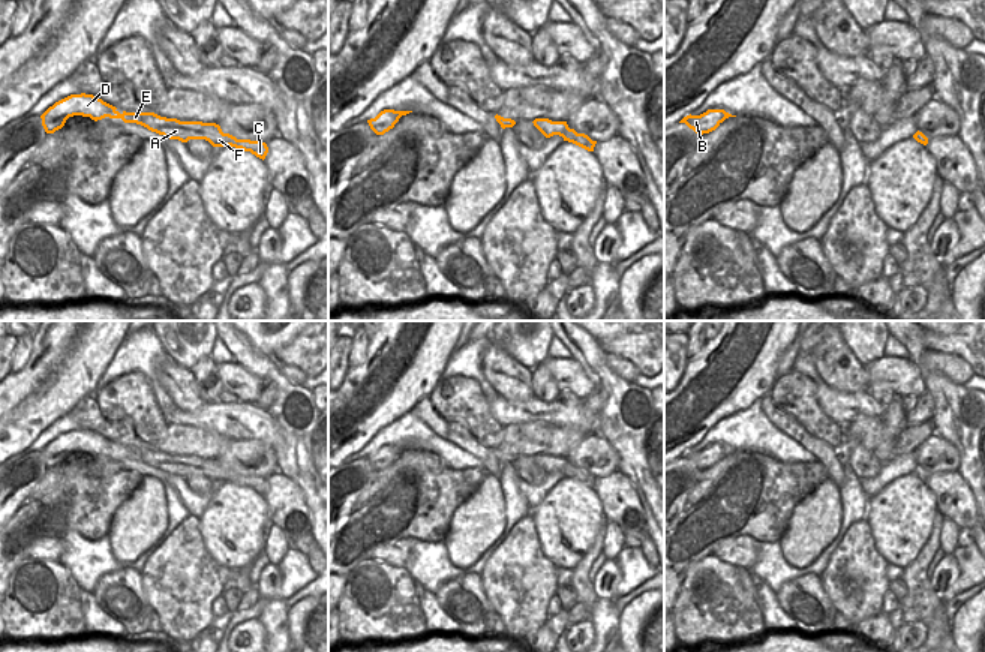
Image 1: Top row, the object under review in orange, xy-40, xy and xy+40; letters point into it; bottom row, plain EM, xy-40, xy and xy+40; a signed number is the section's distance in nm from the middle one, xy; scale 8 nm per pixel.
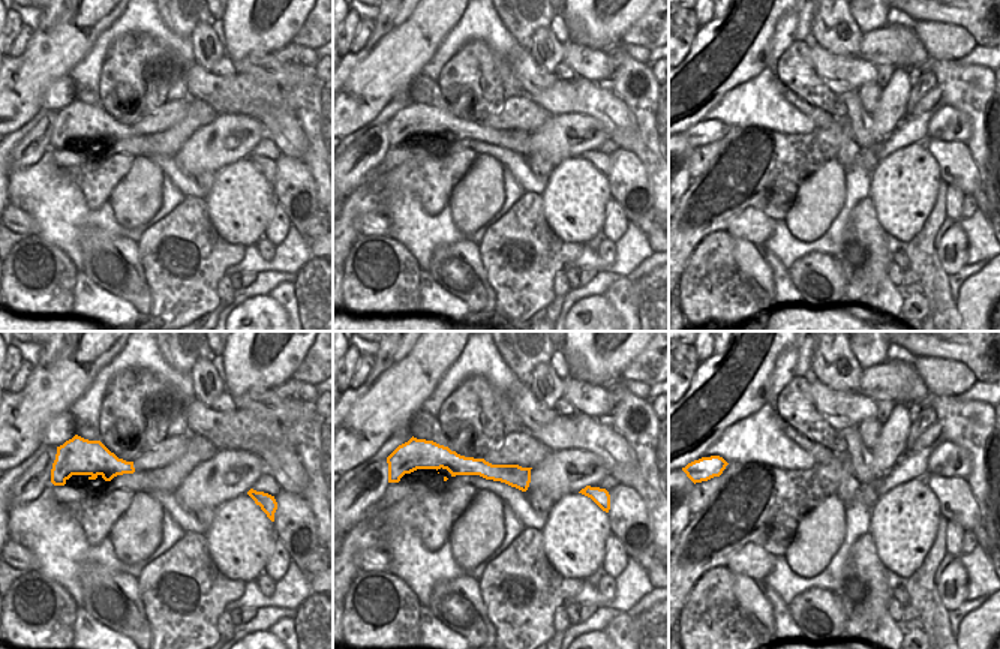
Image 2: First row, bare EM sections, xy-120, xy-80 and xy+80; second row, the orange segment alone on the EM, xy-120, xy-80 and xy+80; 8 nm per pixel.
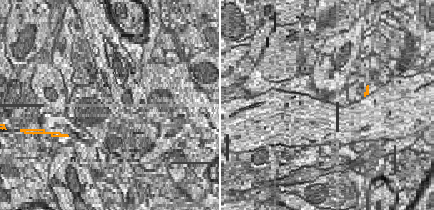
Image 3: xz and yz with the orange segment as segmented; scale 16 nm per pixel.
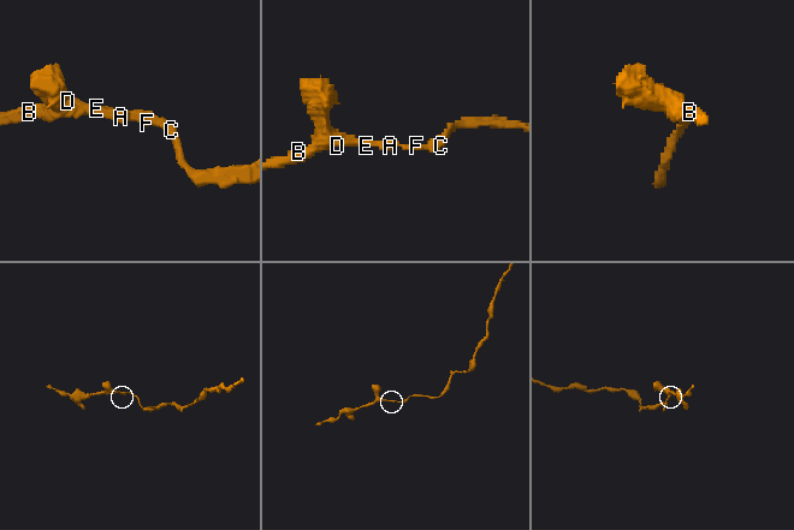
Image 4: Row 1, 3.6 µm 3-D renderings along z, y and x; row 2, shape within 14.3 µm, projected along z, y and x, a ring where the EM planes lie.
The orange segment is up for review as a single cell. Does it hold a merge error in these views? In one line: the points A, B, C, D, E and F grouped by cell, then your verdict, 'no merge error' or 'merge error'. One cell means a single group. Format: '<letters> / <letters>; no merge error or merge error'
A B C D E F; no merge error

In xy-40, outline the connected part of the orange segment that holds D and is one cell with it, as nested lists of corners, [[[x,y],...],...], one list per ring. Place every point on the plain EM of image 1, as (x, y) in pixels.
[[[70,430],[52,442],[49,442],[42,451],[42,462],[46,469],[54,469],[61,465],[69,453],[82,451],[97,457],[105,453],[121,454],[124,459],[136,459],[147,463],[151,468],[163,471],[169,475],[178,475],[187,478],[189,475],[205,475],[213,483],[231,481],[250,487],[259,495],[265,495],[268,483],[262,477],[237,475],[229,469],[223,469],[216,459],[202,457],[180,457],[177,454],[160,453],[154,448],[126,448],[121,450],[115,442],[103,438],[93,430]]]

